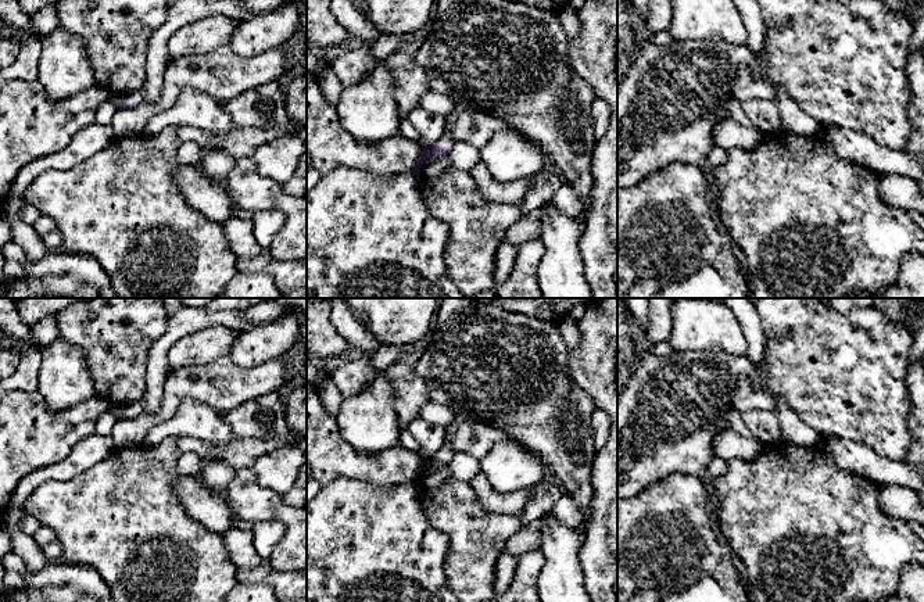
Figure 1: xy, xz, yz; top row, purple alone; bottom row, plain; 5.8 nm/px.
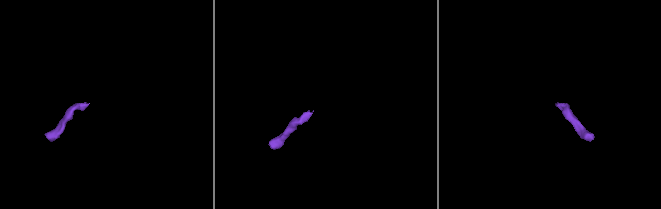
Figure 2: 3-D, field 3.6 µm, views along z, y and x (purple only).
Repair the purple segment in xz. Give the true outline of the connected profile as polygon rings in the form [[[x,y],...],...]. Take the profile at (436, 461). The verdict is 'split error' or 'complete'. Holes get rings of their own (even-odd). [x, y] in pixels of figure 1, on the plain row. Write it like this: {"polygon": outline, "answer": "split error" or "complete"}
{"polygon": [[[444,441],[440,451],[436,455],[423,459],[422,465],[418,469],[416,477],[411,483],[419,487],[420,479],[425,473],[427,473],[431,469],[448,466],[452,456],[454,452],[451,444],[448,441]]], "answer": "split error"}

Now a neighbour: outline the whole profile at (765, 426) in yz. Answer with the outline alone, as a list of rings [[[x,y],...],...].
[[[752,409],[742,413],[744,423],[751,430],[753,438],[763,447],[782,441],[781,424],[771,411]]]

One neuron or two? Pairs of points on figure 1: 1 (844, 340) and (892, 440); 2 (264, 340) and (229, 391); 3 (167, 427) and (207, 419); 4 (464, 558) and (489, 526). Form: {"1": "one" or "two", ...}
{"1": "one", "2": "two", "3": "one", "4": "one"}

